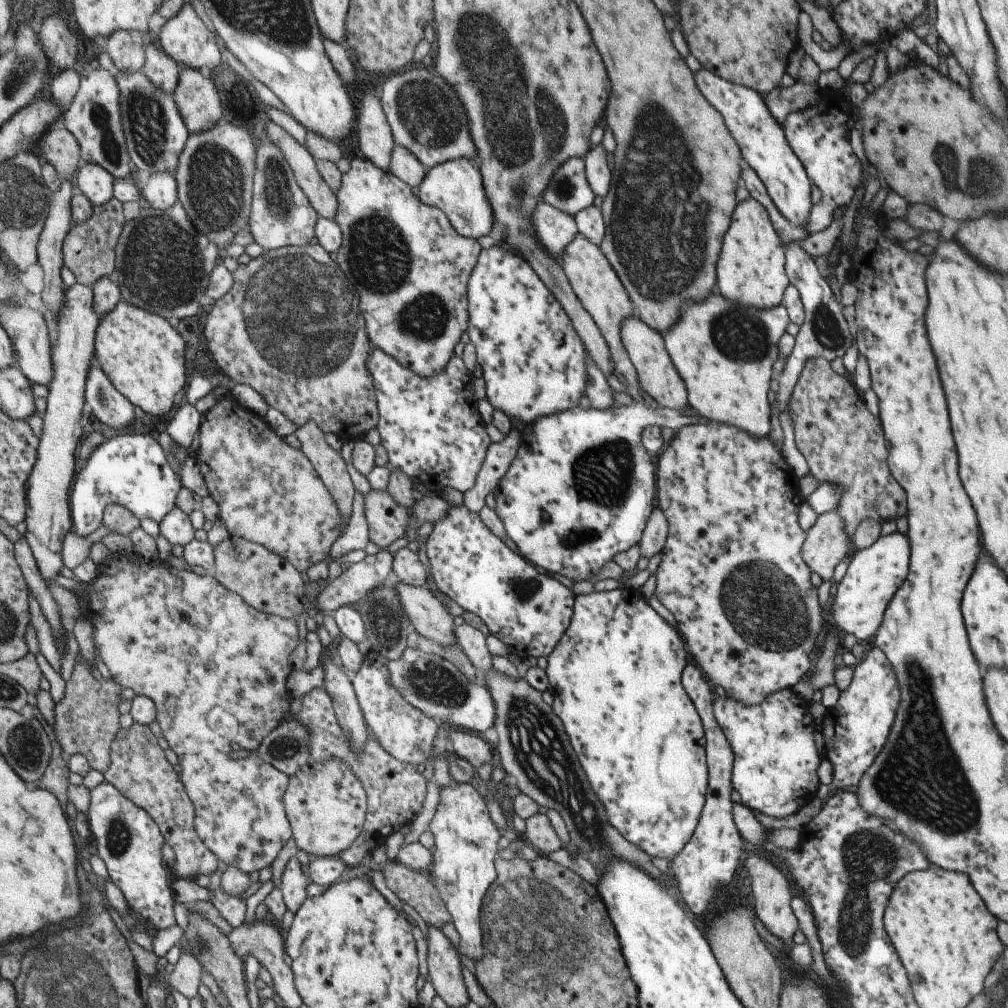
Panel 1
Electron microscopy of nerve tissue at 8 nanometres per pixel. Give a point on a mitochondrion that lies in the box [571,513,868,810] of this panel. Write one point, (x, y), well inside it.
(776, 618)

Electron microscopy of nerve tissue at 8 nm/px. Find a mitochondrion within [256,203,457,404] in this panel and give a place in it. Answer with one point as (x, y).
(379, 259)

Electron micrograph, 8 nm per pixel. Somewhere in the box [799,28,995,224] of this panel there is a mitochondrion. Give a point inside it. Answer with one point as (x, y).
(950, 145)

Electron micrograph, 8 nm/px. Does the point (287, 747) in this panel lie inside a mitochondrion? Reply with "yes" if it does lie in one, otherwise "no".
yes

